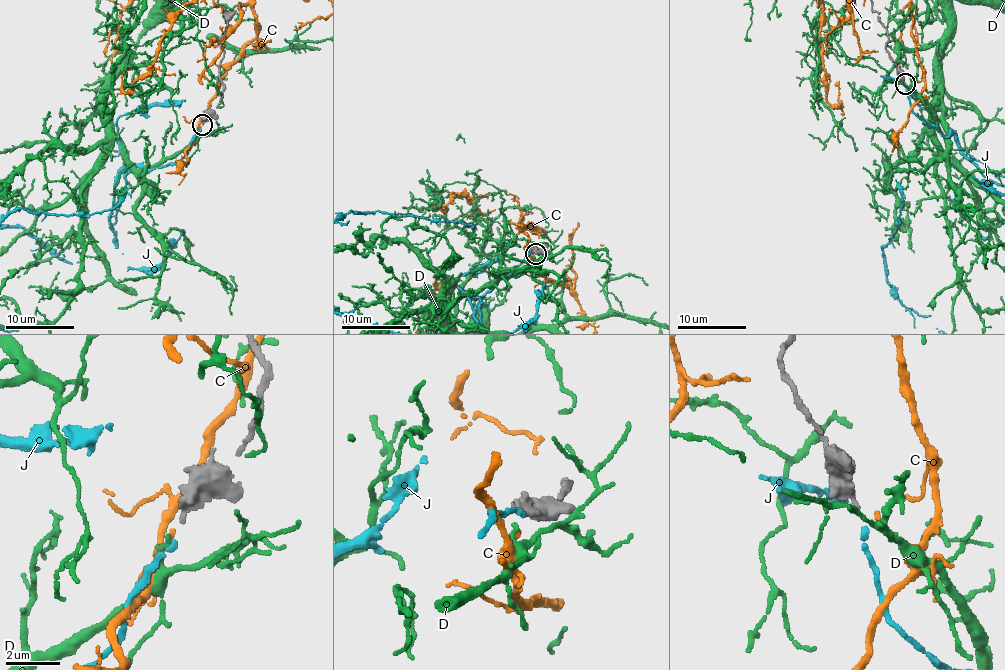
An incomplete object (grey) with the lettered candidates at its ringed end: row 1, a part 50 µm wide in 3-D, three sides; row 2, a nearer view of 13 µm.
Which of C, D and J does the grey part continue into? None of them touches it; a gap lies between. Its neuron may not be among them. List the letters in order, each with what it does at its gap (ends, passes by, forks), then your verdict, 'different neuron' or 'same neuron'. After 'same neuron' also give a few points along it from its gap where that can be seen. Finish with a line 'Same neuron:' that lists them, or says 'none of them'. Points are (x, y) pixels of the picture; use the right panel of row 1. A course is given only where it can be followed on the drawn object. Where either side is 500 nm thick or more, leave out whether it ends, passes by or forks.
C: it ends | different neuron
D: it ends | different neuron
J: it ends | same neuron
Same neuron: J

